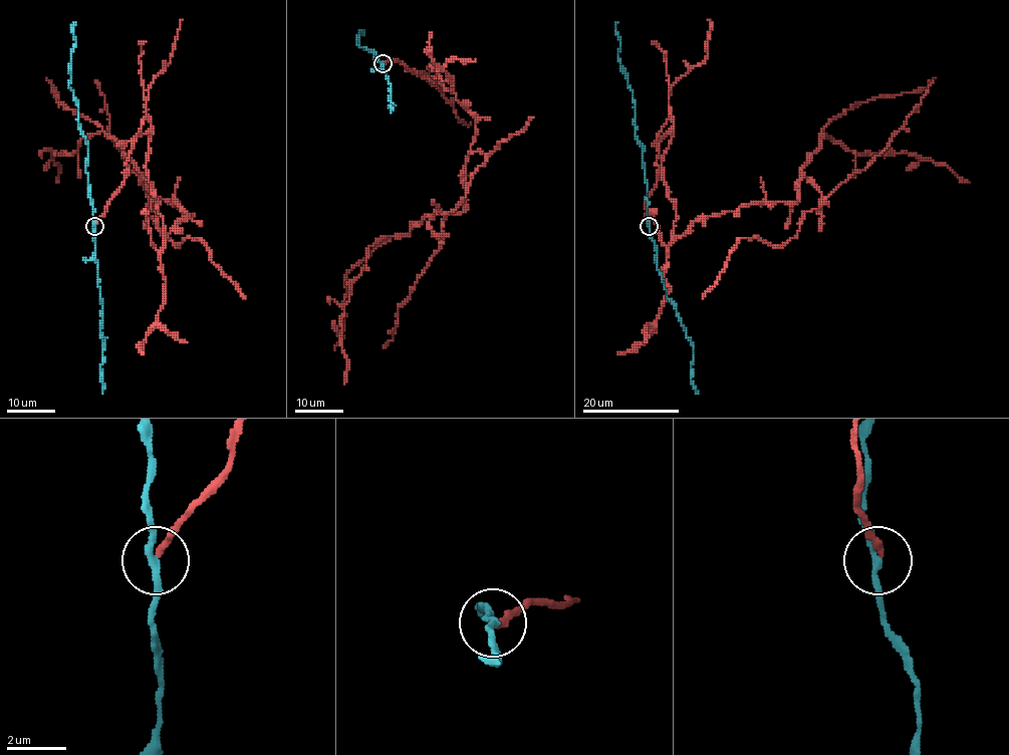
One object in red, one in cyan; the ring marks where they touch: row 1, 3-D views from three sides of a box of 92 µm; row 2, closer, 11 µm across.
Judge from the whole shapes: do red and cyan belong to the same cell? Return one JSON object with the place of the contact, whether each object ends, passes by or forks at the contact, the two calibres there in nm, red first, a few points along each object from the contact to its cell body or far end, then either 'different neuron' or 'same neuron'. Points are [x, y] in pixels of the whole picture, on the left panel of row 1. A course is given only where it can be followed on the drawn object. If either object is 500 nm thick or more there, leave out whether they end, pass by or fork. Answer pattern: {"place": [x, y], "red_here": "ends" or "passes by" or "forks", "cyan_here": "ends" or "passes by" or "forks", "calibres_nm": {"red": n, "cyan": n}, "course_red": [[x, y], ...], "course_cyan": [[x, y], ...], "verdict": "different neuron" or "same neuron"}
{"place": [94, 226], "red_here": "ends", "cyan_here": "passes by", "calibres_nm": {"red": 200, "cyan": 220}, "course_red": [[94, 225], [147, 118], [148, 182], [167, 235], [188, 214], [102, 132], [53, 153], [55, 183]], "course_cyan": [[94, 227], [86, 171], [88, 147], [78, 123], [77, 100], [69, 85], [75, 37], [72, 25], [76, 21]], "verdict": "different neuron"}

